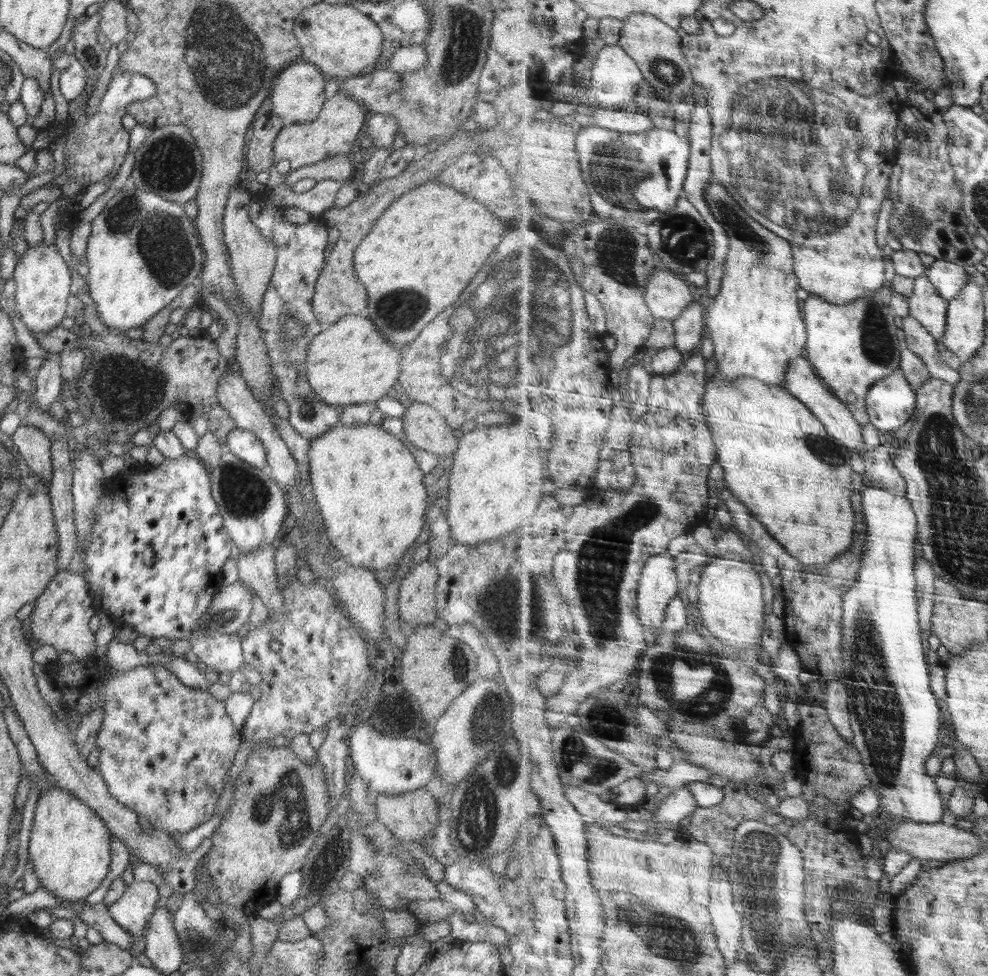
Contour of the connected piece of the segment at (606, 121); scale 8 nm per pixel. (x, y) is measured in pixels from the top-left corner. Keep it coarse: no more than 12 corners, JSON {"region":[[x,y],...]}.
{"region":[[586,108],[585,120],[622,132],[646,132],[656,128],[644,112]]}

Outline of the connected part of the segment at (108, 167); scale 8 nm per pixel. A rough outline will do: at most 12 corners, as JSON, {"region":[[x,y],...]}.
{"region":[[120,70],[96,114],[67,120],[63,164],[83,188],[116,176],[130,147],[121,124],[150,78]]}

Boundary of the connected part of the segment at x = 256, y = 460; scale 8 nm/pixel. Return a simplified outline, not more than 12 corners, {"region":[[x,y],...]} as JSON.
{"region":[[233,428],[225,448],[240,460],[266,470],[266,451],[252,432]]}

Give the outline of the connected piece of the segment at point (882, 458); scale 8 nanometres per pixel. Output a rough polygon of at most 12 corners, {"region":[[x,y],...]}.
{"region":[[895,430],[864,454],[864,488],[906,497],[907,480],[893,459],[903,444]]}

